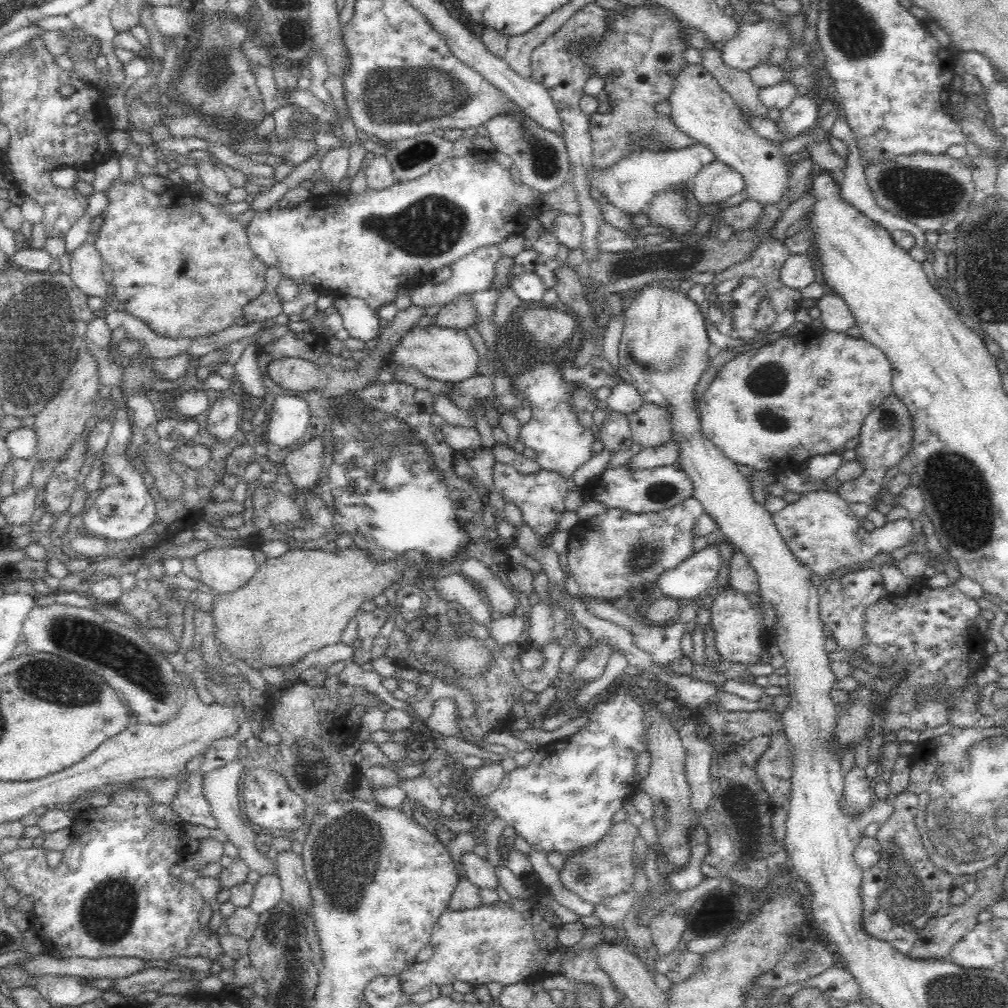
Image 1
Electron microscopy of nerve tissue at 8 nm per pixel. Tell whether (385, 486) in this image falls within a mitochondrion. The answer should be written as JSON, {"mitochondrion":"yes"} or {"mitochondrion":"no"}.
{"mitochondrion":"yes"}

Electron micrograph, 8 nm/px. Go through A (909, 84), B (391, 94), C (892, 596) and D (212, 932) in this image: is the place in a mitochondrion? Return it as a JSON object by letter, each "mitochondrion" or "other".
{"A":"other","B":"mitochondrion","C":"other","D":"other"}

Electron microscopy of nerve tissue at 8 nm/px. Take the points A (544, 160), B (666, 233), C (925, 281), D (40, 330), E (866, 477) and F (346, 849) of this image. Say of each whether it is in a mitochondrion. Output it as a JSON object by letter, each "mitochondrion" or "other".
{"A":"mitochondrion","B":"other","C":"other","D":"mitochondrion","E":"other","F":"mitochondrion"}

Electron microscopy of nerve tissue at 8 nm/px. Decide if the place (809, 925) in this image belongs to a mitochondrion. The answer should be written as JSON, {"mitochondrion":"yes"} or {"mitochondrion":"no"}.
{"mitochondrion":"no"}

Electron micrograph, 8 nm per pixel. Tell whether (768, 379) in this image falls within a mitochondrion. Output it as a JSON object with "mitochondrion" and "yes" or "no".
{"mitochondrion":"yes"}

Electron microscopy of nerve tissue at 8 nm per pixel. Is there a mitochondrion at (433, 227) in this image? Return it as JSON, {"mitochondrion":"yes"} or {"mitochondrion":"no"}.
{"mitochondrion":"yes"}

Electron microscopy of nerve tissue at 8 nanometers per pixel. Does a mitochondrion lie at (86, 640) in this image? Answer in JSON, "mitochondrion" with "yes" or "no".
{"mitochondrion":"yes"}

